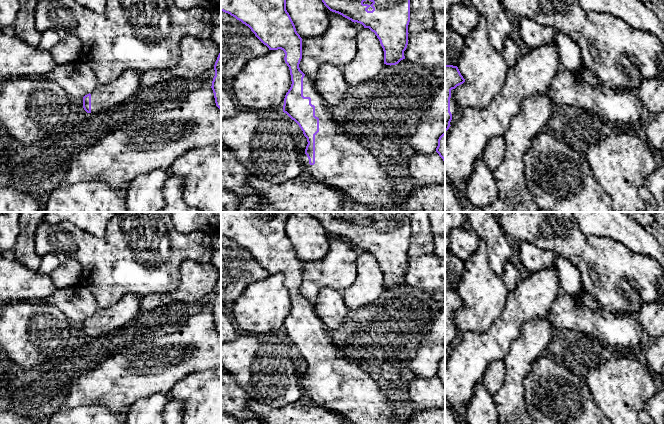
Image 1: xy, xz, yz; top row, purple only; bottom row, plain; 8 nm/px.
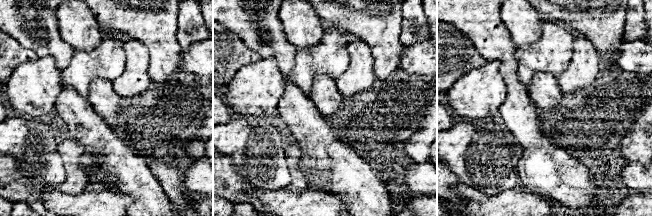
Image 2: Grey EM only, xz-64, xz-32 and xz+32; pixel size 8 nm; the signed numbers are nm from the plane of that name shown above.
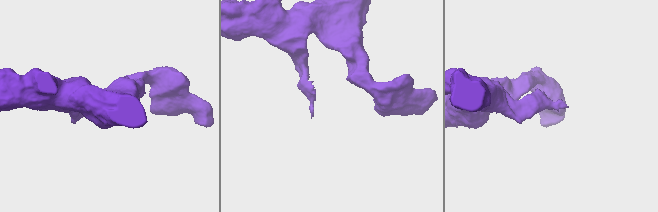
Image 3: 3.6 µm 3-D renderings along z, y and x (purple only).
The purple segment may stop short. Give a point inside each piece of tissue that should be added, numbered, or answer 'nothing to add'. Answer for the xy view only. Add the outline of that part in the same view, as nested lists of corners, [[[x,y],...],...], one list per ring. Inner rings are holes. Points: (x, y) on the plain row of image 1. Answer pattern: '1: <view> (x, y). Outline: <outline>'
1: xy (123, 313). Outline: [[[128,294],[114,305],[98,308],[91,315],[91,337],[99,337],[113,330],[130,326],[141,310],[140,298]]]

